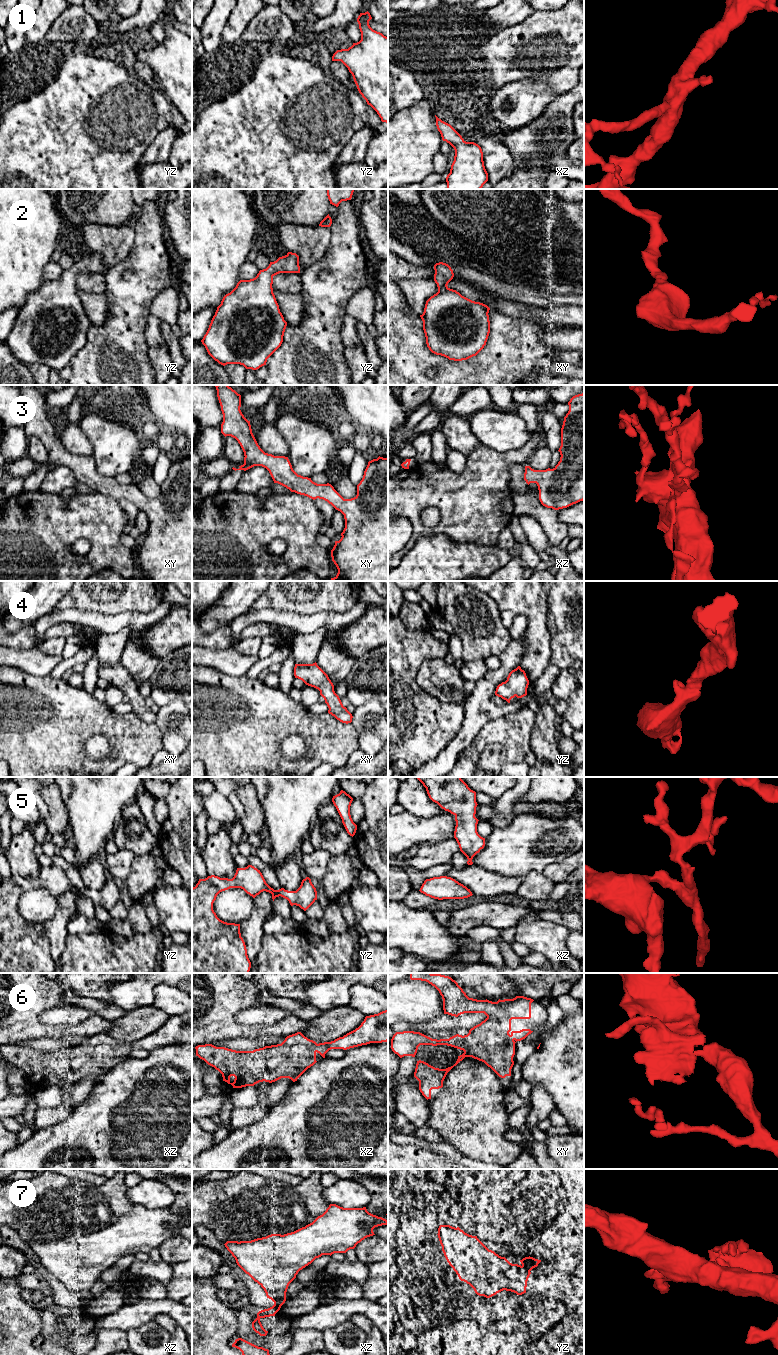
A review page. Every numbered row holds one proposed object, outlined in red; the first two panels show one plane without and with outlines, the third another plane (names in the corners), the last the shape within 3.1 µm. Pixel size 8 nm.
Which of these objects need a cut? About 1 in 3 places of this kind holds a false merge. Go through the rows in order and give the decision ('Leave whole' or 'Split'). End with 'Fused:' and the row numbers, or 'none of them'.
1: Leave whole
2: Leave whole
3: Leave whole
4: Leave whole
5: Leave whole
6: Leave whole
7: Split
Fused: 7

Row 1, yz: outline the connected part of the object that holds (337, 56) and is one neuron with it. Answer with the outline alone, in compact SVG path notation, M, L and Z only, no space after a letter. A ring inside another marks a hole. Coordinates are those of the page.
M360 13L357 18L361 40L348 49L337 50L332 61L341 61L352 74L359 93L379 115L382 122L388 123L388 37L373 30L369 21L370 13Z

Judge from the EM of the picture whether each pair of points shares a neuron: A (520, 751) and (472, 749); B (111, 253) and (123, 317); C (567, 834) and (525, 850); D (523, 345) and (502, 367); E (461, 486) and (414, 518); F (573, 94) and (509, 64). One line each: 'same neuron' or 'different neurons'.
A: same neuron
B: different neurons
C: same neuron
D: same neuron
E: same neuron
F: different neurons

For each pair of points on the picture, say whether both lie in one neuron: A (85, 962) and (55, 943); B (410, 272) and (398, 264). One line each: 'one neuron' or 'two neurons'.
A: two neurons
B: one neuron

